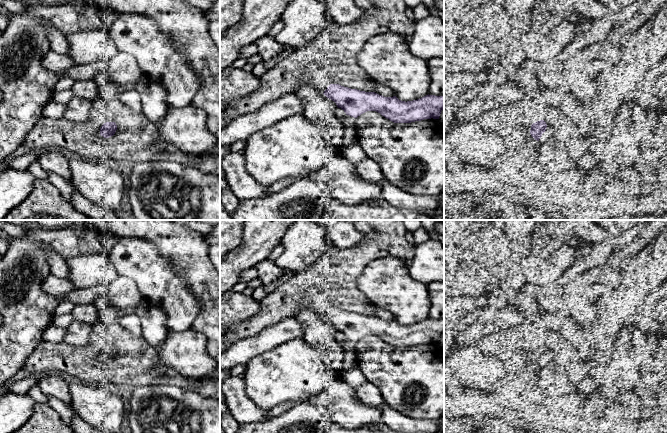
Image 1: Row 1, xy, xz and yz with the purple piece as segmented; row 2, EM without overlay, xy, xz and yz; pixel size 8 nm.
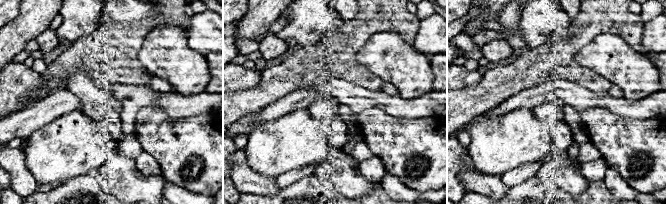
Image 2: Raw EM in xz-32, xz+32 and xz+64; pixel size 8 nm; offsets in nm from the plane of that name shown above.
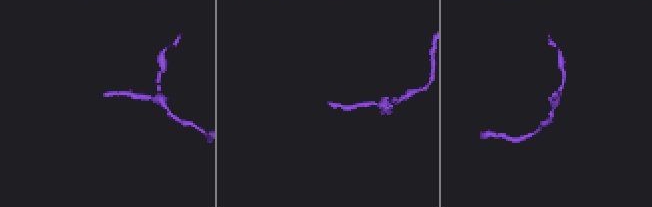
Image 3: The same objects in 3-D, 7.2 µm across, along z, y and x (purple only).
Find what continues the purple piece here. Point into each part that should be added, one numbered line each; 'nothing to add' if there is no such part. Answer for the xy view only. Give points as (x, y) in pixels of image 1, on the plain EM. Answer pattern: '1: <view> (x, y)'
nothing to add

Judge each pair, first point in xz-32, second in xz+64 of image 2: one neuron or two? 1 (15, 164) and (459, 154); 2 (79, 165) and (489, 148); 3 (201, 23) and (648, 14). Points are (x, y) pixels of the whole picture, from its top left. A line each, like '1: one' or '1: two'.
1: two
2: one
3: two

